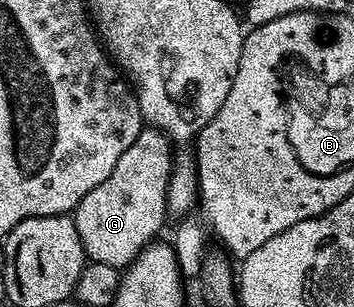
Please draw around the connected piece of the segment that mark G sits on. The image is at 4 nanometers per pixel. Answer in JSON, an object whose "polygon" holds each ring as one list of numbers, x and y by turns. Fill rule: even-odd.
{"polygon":[[145,127,133,139,133,144,117,159,109,179,105,183,93,187,85,199,73,211,77,235,81,239,81,247,87,252,88,261,97,263,109,263,109,267,123,271,127,269,140,252,160,235,163,224,169,220,167,212,167,188,171,178,171,166,173,164,173,142,170,137,164,135,159,129]]}

